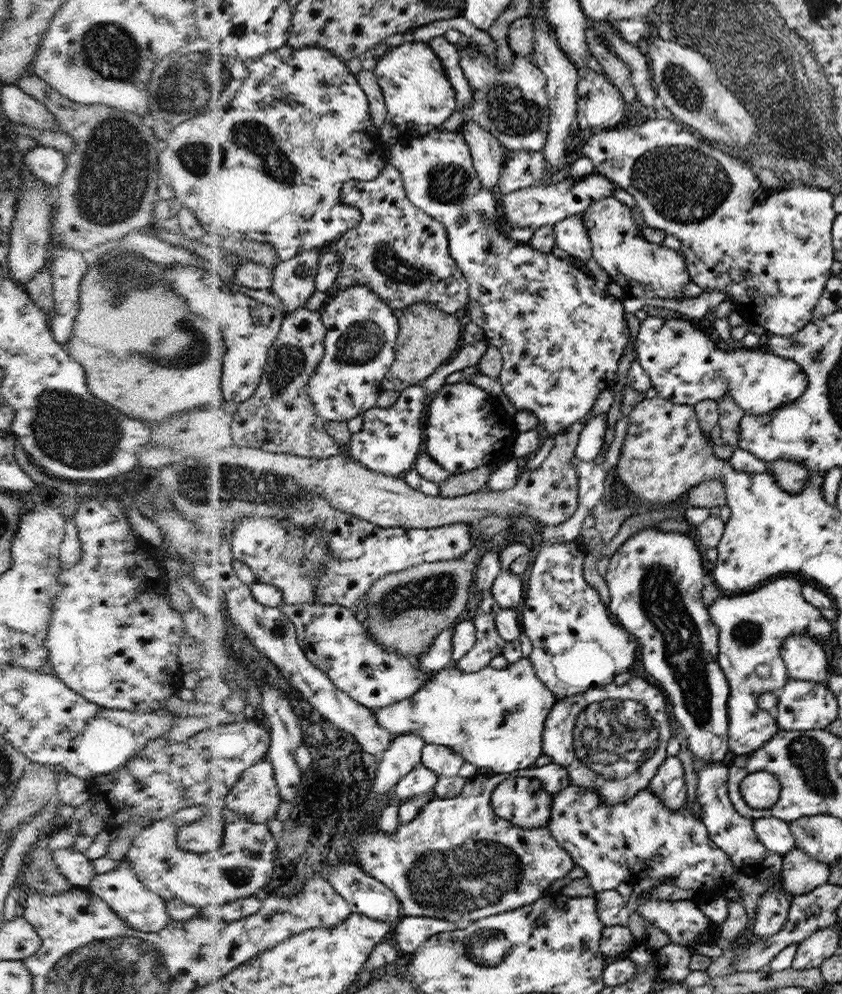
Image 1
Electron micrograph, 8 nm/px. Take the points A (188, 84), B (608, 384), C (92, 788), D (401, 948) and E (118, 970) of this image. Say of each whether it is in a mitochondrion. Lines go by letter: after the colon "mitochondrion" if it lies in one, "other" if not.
A: mitochondrion
B: other
C: other
D: other
E: mitochondrion

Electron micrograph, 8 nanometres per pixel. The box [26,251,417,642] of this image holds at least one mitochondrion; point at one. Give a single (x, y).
(82, 434)

